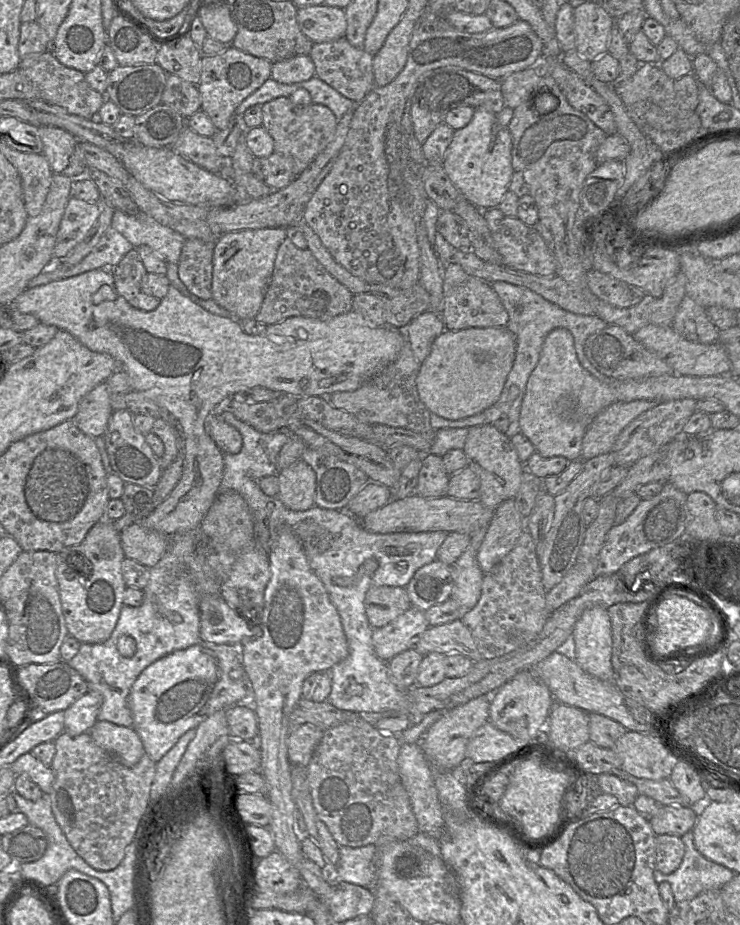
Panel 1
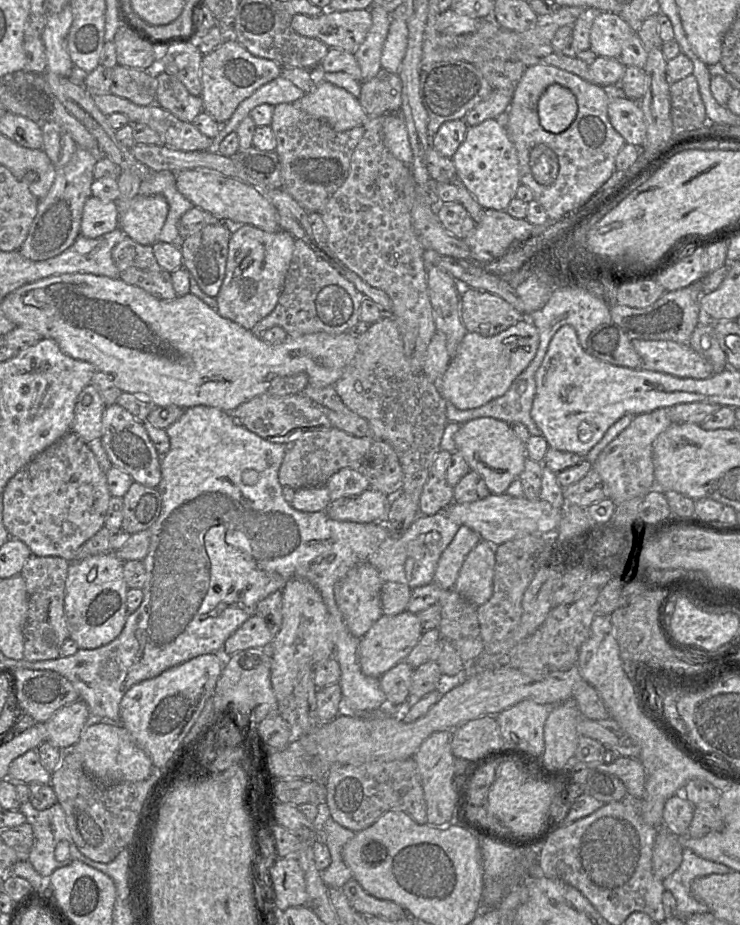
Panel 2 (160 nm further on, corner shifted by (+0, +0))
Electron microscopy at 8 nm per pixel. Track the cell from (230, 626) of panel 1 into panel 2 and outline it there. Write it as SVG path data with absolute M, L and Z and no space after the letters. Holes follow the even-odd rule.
M255 614L247 619L224 643L223 650L228 656L249 648L263 648L270 644L275 635L266 621Z

